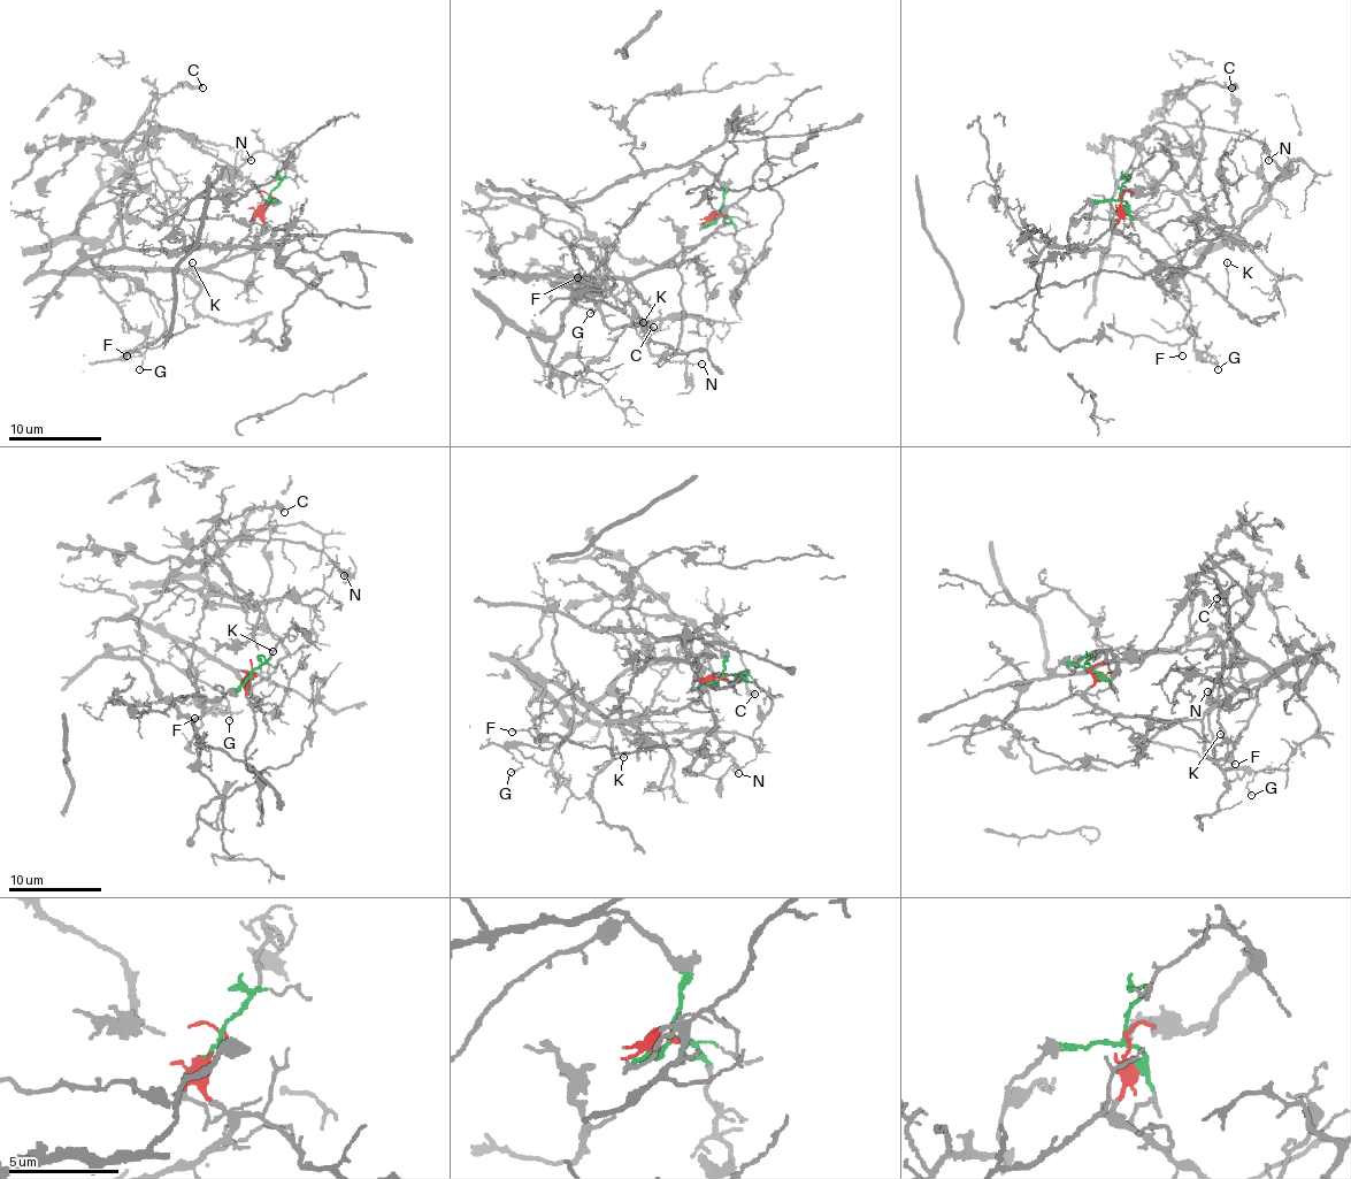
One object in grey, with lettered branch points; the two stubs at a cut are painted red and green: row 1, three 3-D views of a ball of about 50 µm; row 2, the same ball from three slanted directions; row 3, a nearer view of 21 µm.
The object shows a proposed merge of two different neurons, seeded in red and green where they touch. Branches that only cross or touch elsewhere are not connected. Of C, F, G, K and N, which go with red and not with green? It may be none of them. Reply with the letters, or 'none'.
F, K

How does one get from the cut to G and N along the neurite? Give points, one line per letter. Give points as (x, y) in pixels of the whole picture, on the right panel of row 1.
G: (1121, 197), (1091, 199), (1071, 217), (1068, 242), (1123, 255), (1153, 278), (1218, 368)
N: (1121, 197), (1071, 217), (1073, 249), (1112, 239), (1114, 188), (1163, 121), (1248, 135), (1268, 160)

